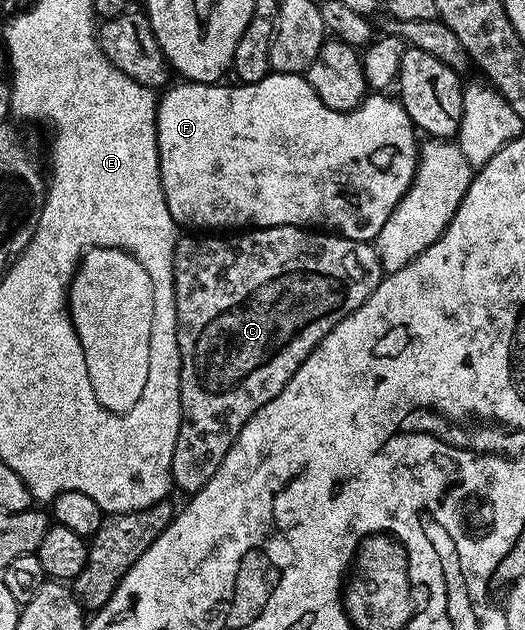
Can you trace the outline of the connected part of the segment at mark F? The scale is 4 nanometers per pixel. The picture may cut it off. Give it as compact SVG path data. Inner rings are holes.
M271 71L266 78L262 78L256 84L224 83L180 82L177 88L169 87L163 93L165 96L159 97L156 106L156 145L160 159L160 181L166 206L170 210L174 223L183 227L185 224L188 230L251 230L289 224L295 228L323 230L351 240L375 241L378 230L386 226L386 218L390 218L394 206L398 206L408 187L412 185L416 173L418 129L406 114L399 99L392 97L391 100L386 96L388 94L368 94L357 108L352 108L349 112L339 112L327 108L322 98L318 98L318 94L312 89L312 83L295 72Z

